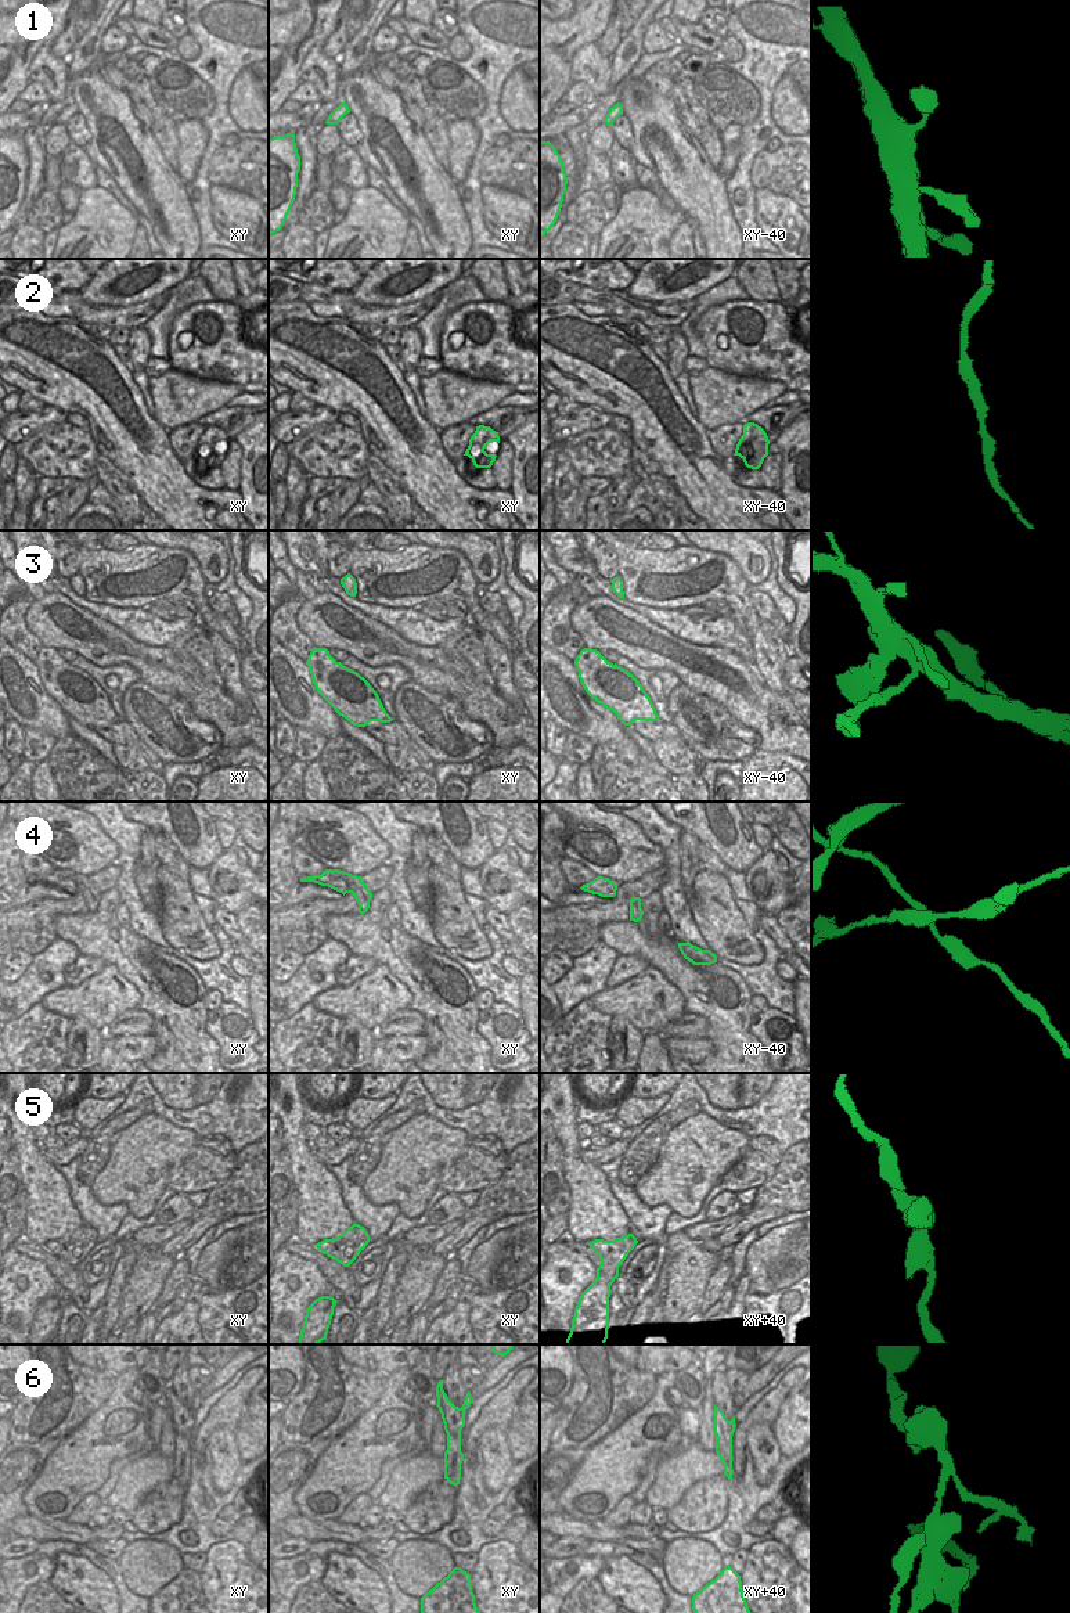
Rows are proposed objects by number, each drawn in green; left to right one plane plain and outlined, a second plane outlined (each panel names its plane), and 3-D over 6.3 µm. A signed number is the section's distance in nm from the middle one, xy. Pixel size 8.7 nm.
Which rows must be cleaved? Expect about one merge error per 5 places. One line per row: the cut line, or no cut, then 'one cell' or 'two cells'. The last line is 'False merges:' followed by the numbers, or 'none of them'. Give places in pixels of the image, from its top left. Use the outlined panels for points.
1: cut none; one cell
2: cut none; one cell
3: cut none; one cell
4: cut xy (330, 870), (331, 874), (339, 877), (346, 884), (348, 892); two cells
5: cut none; one cell
6: cut xy (460, 1451), (456, 1458), (456, 1471), (447, 1479); two cells
False merges: 4, 6

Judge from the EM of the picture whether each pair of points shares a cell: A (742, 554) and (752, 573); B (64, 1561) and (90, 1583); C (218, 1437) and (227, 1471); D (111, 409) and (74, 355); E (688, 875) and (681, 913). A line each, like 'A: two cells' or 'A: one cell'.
A: one cell
B: one cell
C: one cell
D: one cell
E: two cells

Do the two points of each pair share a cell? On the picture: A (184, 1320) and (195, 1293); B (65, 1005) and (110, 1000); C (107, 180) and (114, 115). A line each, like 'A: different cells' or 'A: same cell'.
A: same cell
B: same cell
C: different cells

